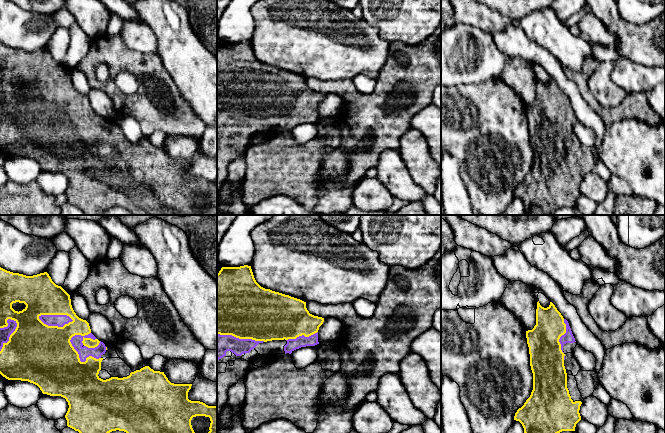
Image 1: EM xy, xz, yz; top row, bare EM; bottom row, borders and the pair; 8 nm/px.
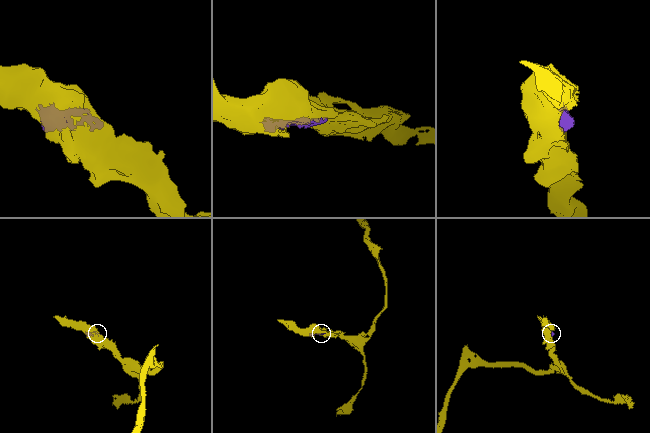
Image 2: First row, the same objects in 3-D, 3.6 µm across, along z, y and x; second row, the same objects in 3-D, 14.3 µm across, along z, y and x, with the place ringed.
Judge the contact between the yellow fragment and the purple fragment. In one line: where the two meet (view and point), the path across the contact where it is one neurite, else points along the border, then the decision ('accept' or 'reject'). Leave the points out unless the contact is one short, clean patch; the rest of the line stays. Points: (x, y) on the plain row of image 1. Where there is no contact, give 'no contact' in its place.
xy (79, 136) | accept

